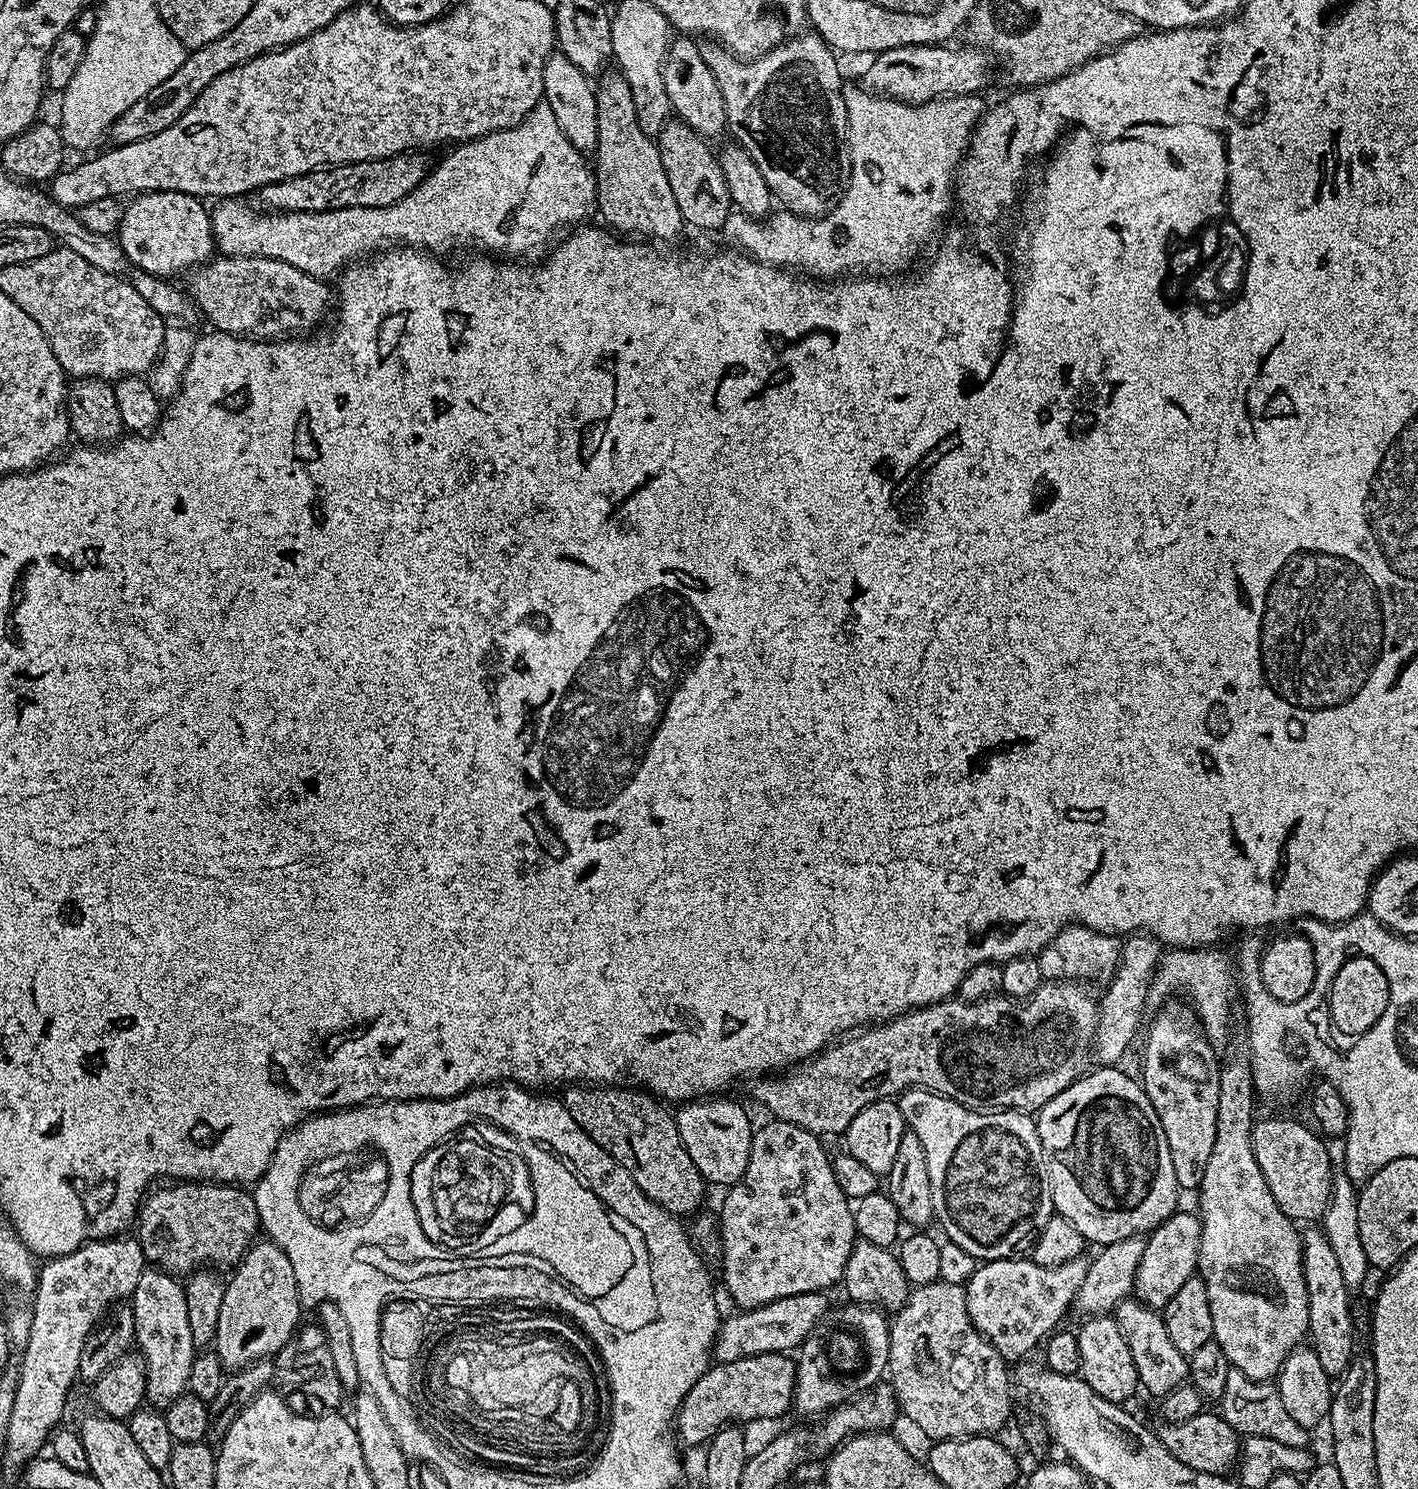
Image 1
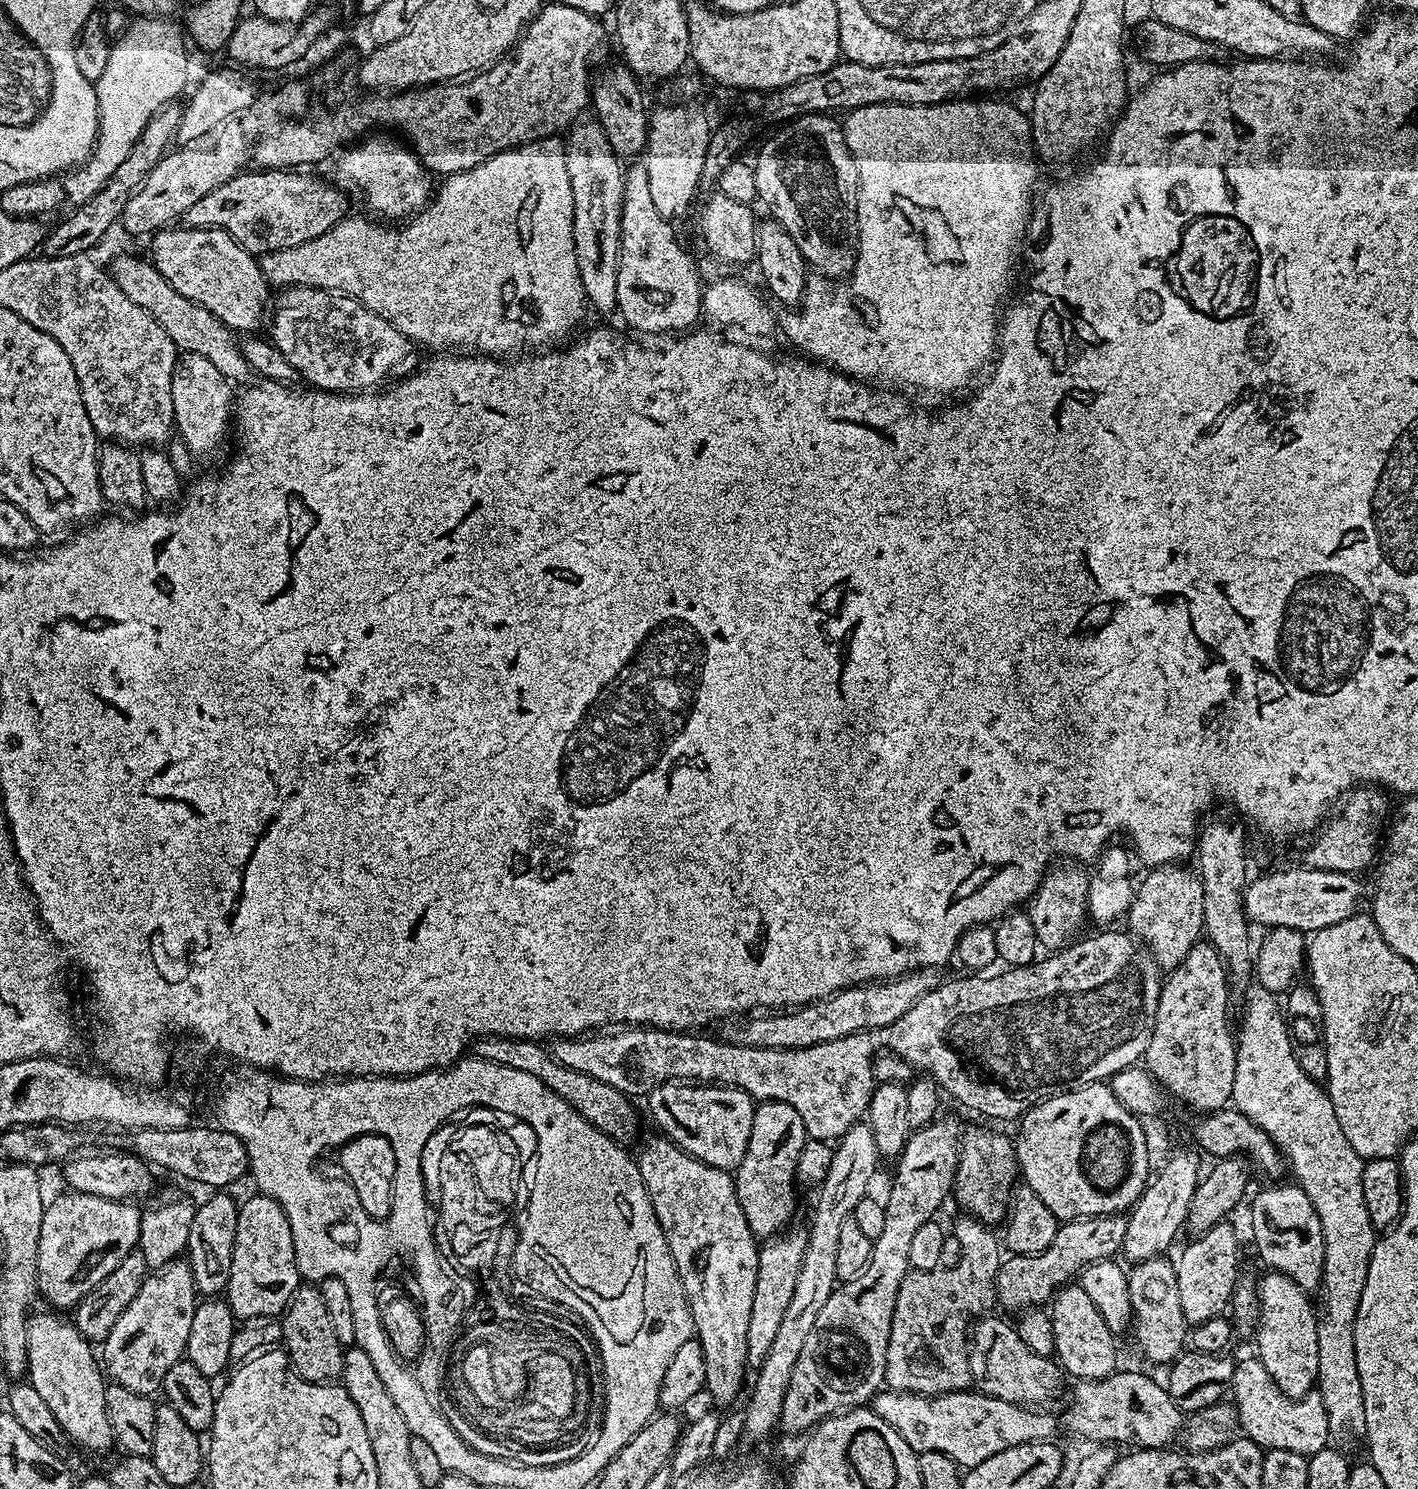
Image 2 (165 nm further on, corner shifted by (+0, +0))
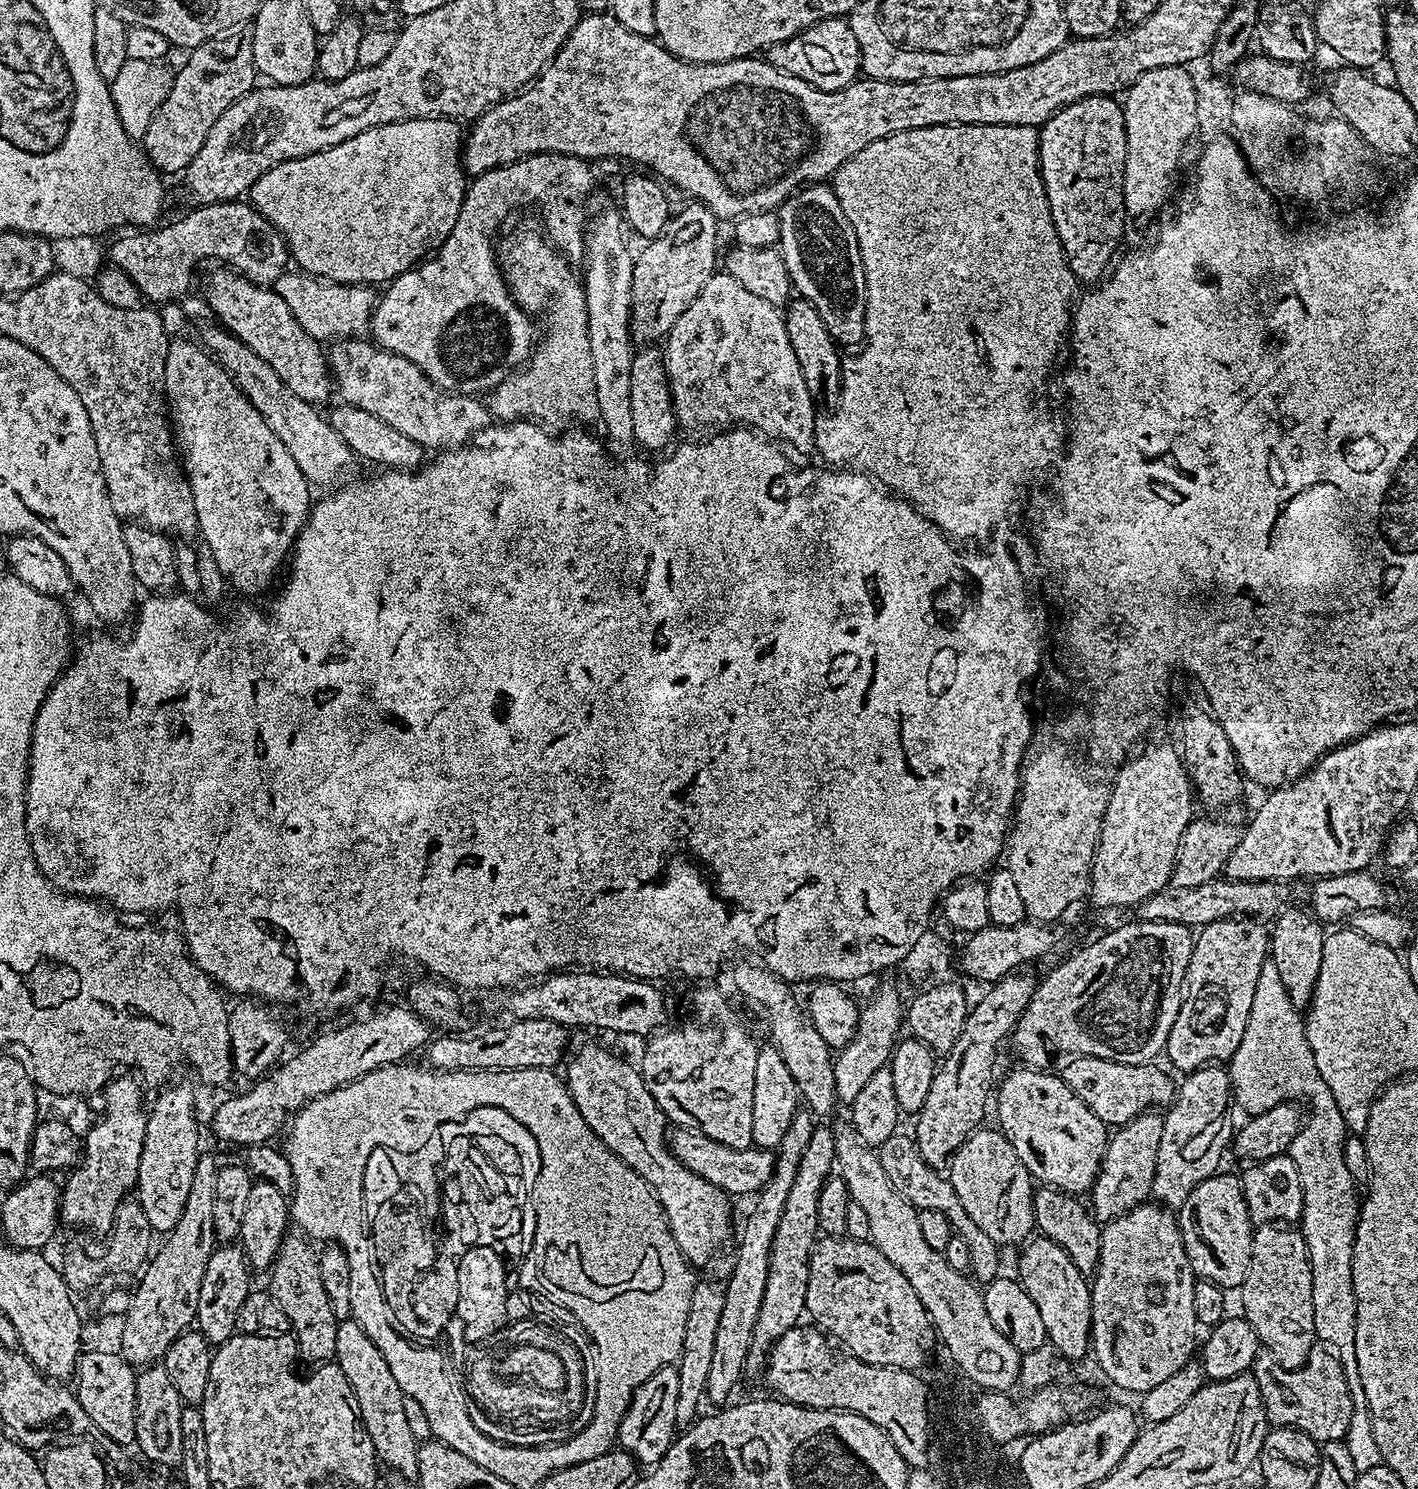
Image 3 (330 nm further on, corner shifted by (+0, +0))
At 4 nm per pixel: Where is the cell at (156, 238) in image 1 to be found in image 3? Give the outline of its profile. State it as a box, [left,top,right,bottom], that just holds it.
[208,266,334,405]

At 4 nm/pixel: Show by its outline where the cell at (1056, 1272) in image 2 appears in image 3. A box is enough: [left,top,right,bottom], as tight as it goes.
[1090,1110,1164,1222]

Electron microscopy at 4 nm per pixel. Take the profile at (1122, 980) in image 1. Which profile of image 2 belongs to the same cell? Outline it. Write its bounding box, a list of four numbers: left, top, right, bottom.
[1126,863,1204,970]

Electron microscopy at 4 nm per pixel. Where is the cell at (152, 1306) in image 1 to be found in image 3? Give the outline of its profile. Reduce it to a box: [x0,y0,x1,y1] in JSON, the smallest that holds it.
[135,1084,202,1234]

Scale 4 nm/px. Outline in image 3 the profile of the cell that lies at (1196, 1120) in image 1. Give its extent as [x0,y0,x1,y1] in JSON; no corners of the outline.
[1166,918,1270,1074]

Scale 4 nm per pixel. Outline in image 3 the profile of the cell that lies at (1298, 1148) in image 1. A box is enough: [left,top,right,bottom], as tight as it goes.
[1062,1056,1177,1126]

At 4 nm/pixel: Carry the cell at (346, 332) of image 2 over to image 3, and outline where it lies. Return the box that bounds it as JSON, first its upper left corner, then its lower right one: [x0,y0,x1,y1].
[326,338,488,450]

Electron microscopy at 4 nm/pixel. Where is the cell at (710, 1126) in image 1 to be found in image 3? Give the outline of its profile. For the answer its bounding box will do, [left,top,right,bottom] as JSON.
[638,986,758,1149]

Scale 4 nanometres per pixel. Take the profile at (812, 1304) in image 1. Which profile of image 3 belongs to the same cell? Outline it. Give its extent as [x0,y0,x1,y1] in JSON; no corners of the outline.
[618,1366,678,1466]

